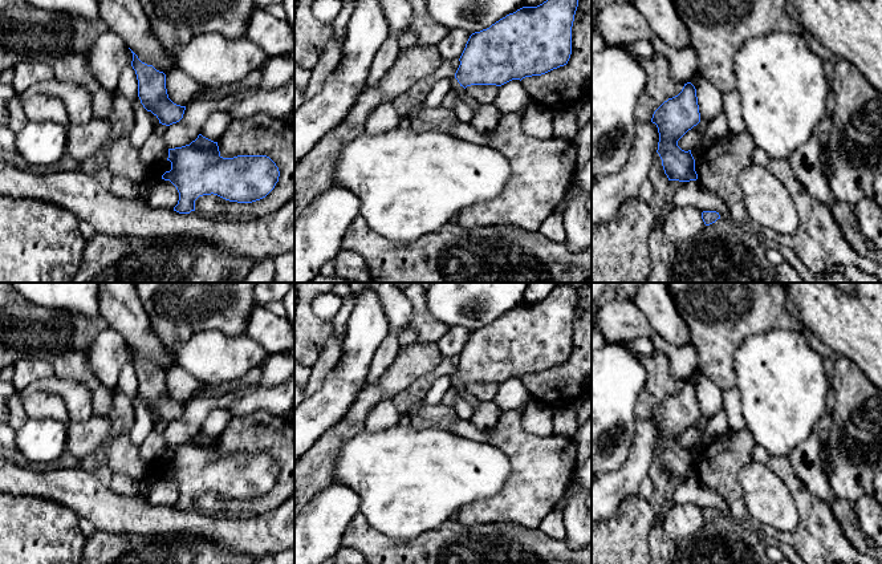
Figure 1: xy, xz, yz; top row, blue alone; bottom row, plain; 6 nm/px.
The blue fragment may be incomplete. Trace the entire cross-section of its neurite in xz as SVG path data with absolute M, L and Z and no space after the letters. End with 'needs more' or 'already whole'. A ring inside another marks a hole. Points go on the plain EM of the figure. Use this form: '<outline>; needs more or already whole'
M556 285L542 301L523 304L489 325L472 330L459 356L455 376L464 386L471 382L501 384L566 362L572 352L572 324L577 304L578 292L573 285Z; already whole

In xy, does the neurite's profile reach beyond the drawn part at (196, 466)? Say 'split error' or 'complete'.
complete

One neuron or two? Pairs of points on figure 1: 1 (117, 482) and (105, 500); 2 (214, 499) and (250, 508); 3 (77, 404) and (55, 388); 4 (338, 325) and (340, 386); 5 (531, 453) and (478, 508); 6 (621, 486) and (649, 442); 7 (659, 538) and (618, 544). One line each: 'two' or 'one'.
1: two
2: one
3: one
4: two
5: one
6: one
7: two

